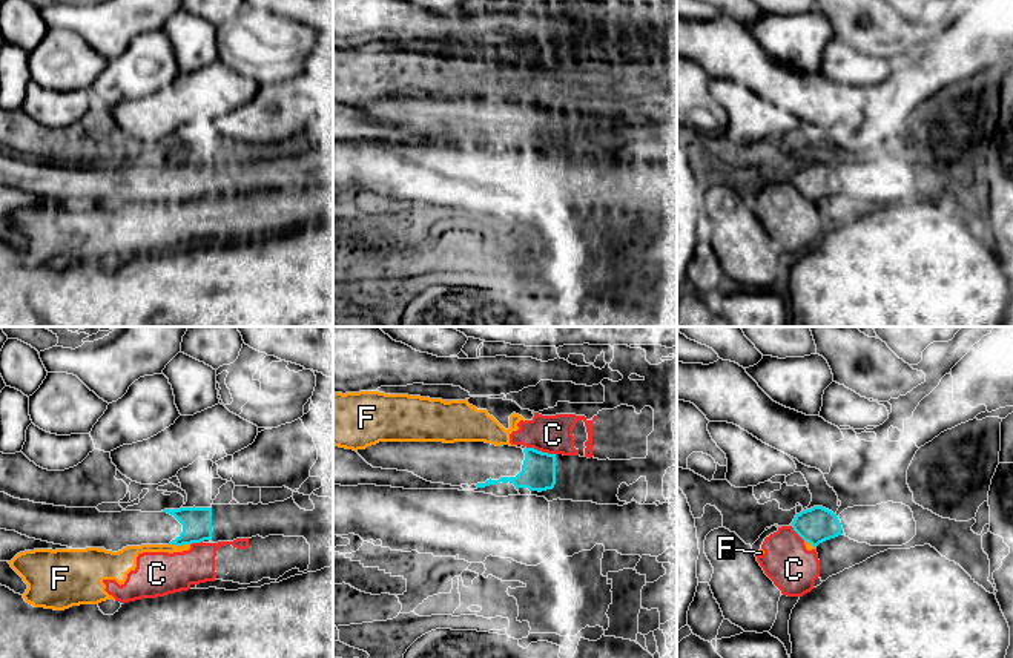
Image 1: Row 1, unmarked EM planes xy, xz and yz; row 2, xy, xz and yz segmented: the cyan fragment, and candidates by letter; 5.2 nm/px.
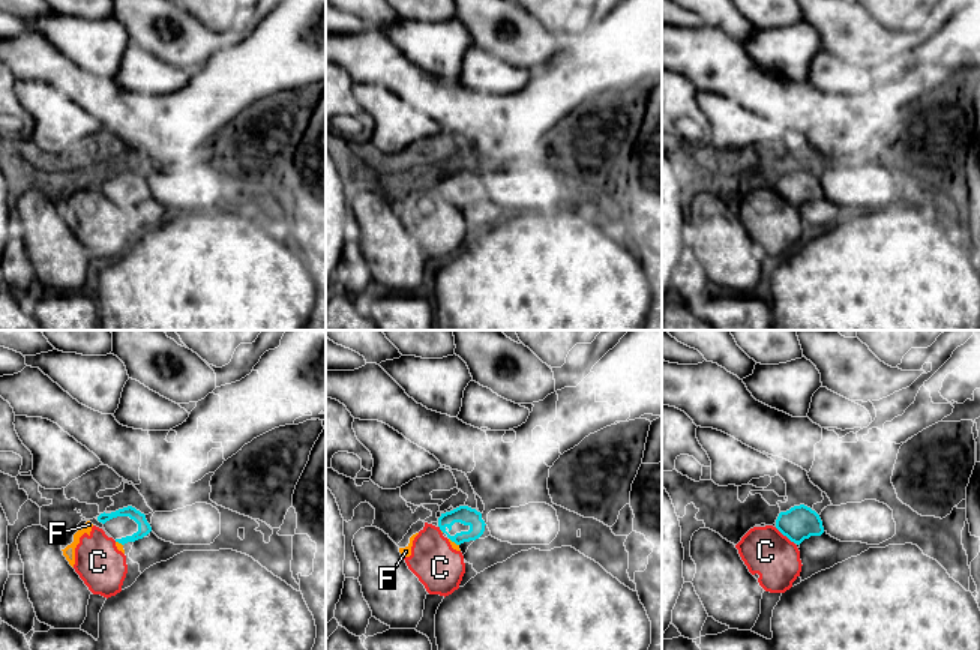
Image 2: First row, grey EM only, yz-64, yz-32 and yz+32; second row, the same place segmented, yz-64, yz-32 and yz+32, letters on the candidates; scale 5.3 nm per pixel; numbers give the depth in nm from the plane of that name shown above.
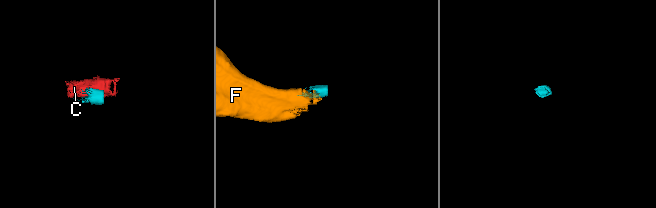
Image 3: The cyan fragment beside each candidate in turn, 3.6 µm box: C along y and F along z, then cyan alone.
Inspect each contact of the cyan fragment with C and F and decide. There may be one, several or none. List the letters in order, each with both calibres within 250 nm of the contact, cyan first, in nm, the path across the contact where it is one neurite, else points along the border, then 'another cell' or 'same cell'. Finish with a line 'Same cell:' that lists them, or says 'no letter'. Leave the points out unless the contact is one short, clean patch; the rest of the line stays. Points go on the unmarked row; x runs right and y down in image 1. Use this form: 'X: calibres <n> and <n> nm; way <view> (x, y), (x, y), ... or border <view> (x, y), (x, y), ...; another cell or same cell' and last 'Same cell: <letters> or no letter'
C: calibres 180 and 200 nm; border xz (527, 103), (554, 111); another cell
F: calibres 160 and 60 nm; border xy (169, 200), (189, 201); another cell
Same cell: no letter

